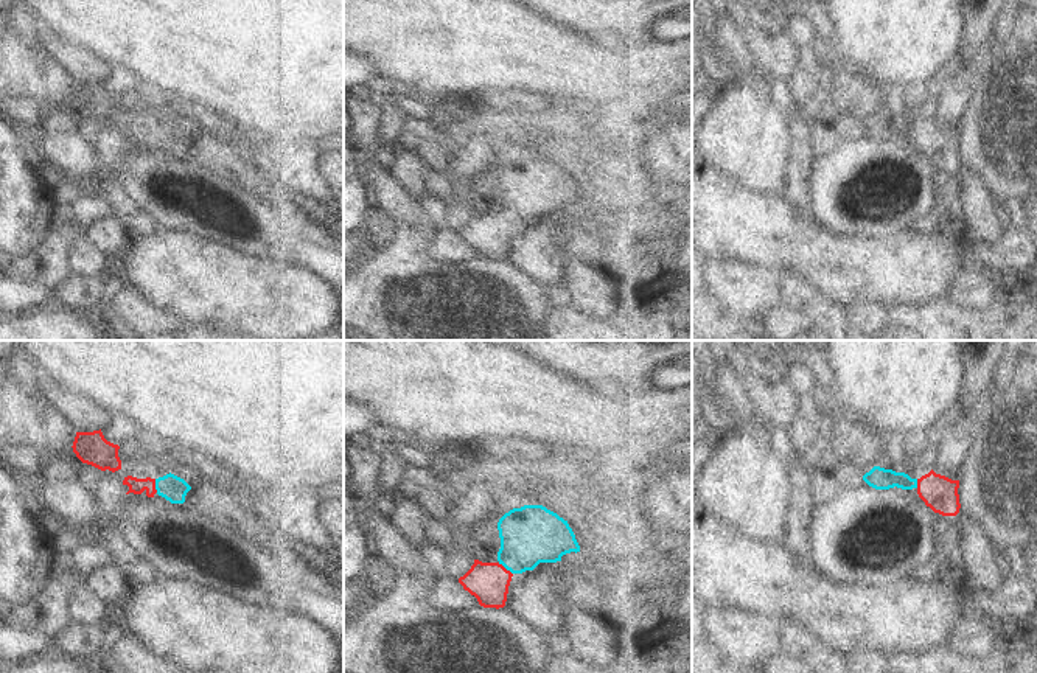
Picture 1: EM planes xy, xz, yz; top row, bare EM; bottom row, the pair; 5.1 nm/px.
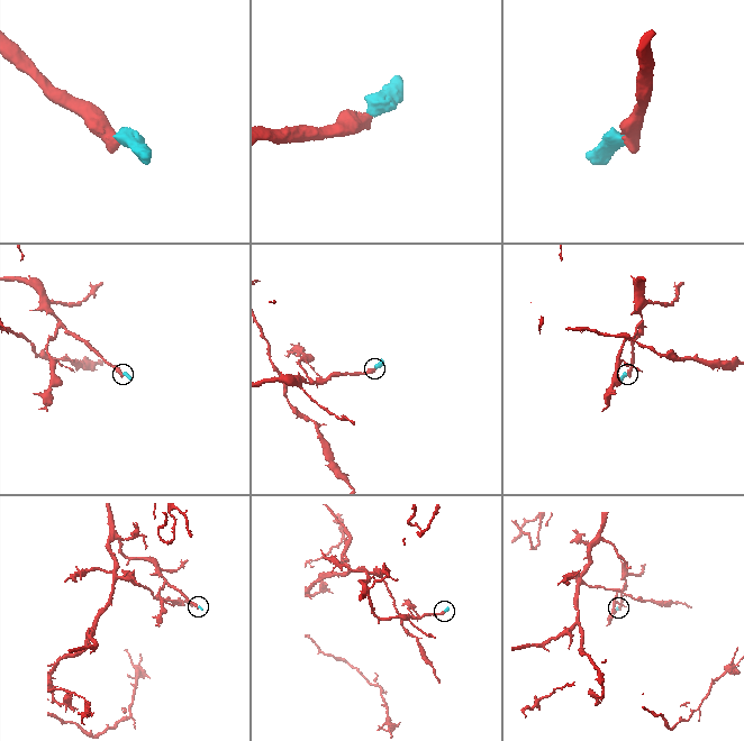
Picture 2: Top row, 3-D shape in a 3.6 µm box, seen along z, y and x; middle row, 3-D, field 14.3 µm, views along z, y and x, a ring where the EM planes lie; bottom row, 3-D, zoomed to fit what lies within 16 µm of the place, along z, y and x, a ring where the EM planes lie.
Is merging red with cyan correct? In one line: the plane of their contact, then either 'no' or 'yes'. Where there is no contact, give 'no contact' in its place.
meets red in xz; yes

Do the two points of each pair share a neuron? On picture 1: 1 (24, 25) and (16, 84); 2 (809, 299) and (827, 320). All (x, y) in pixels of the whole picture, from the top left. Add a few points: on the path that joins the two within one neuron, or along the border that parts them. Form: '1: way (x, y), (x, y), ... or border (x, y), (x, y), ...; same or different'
1: way (16, 39), (16, 70); same
2: way (813, 303), (826, 316); same

